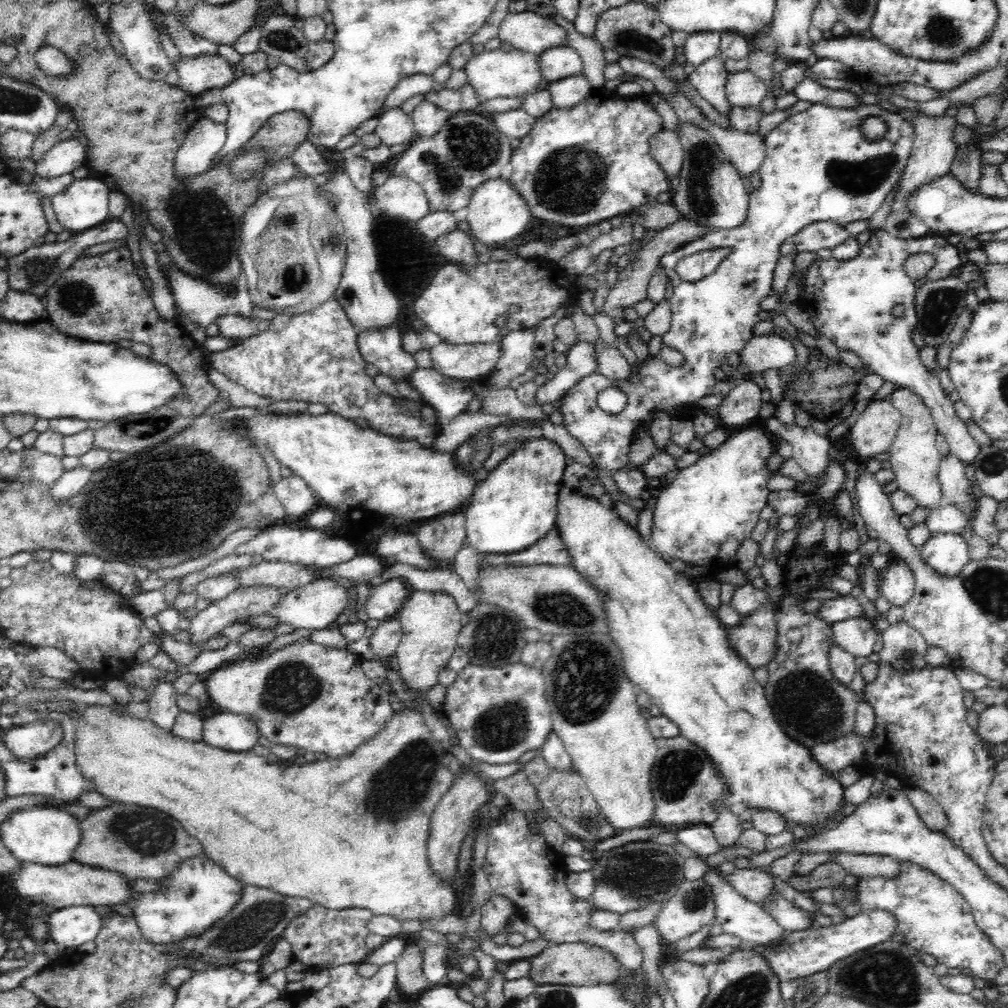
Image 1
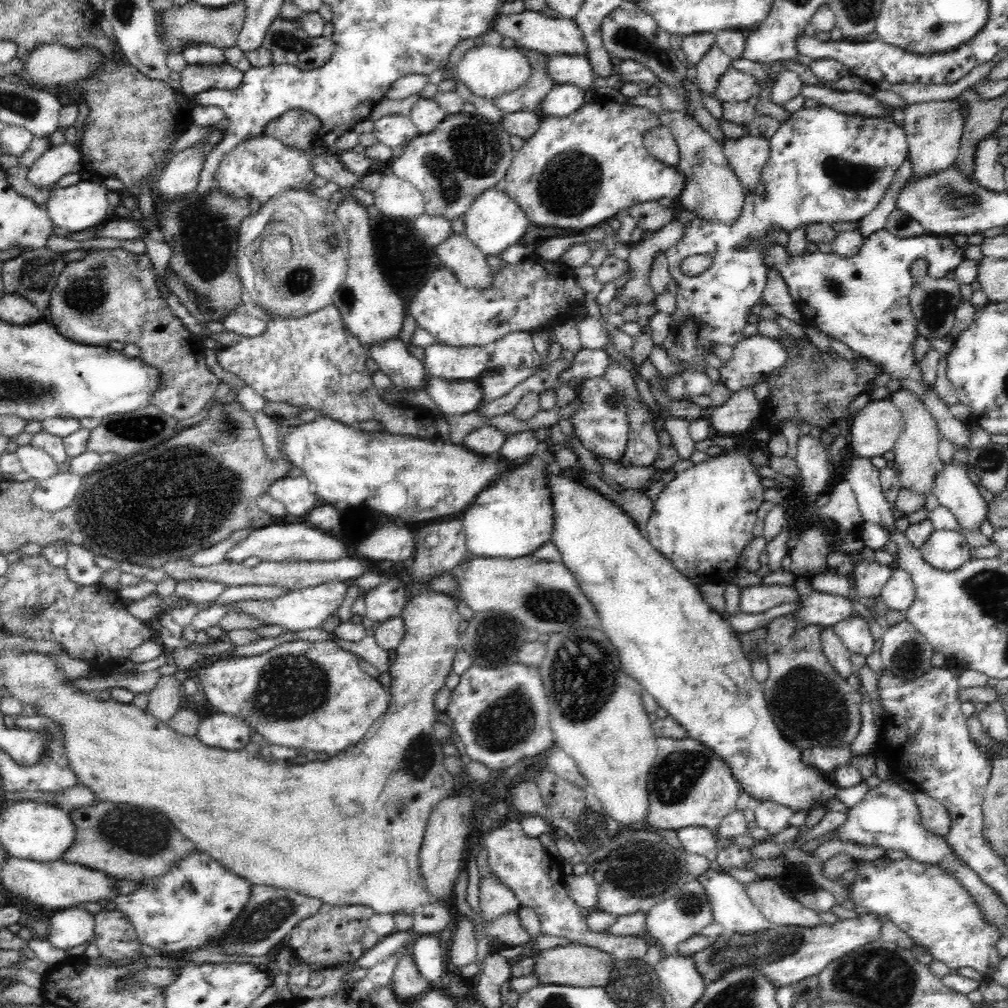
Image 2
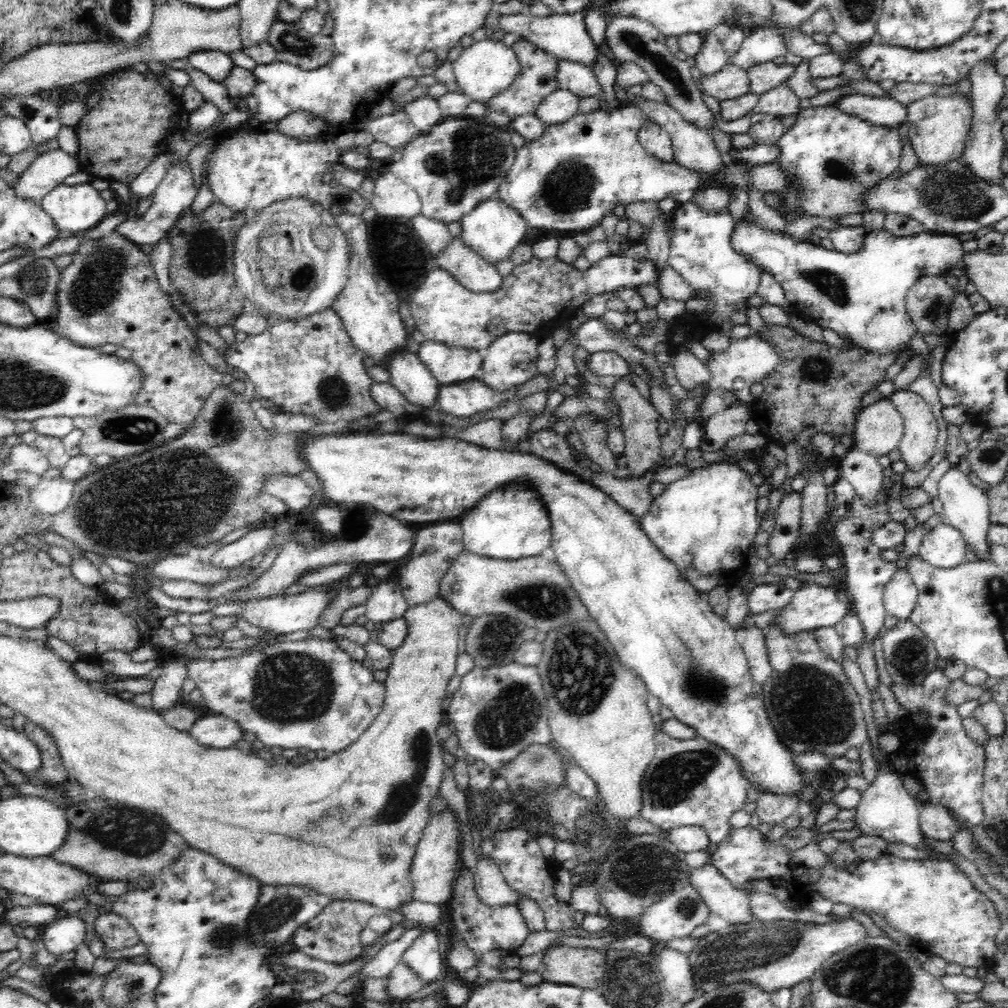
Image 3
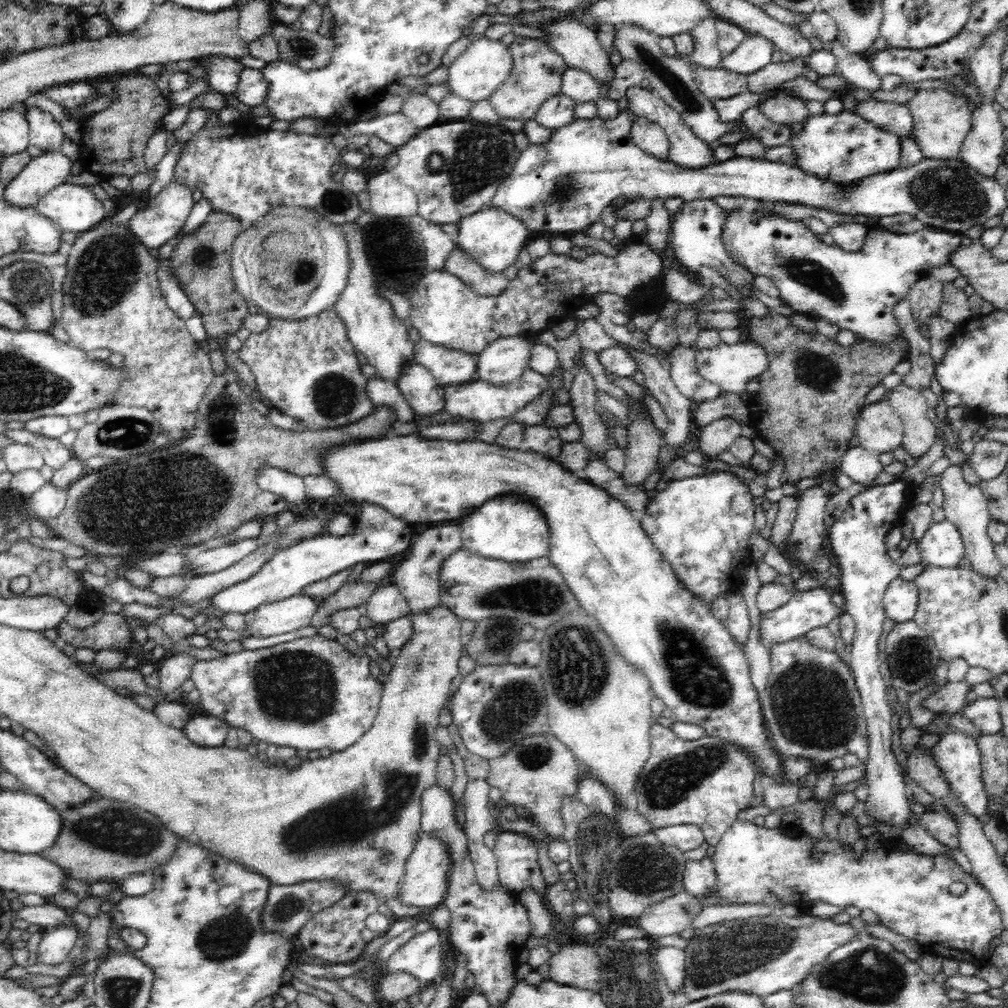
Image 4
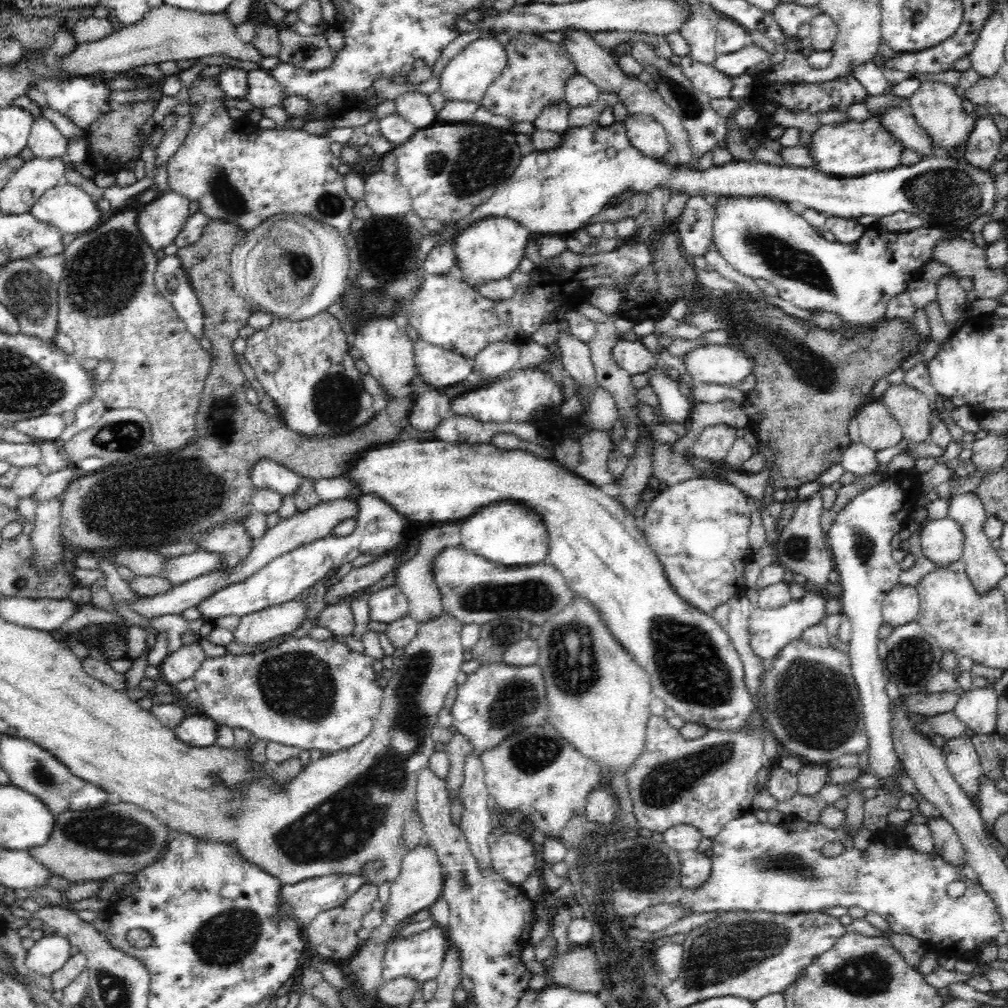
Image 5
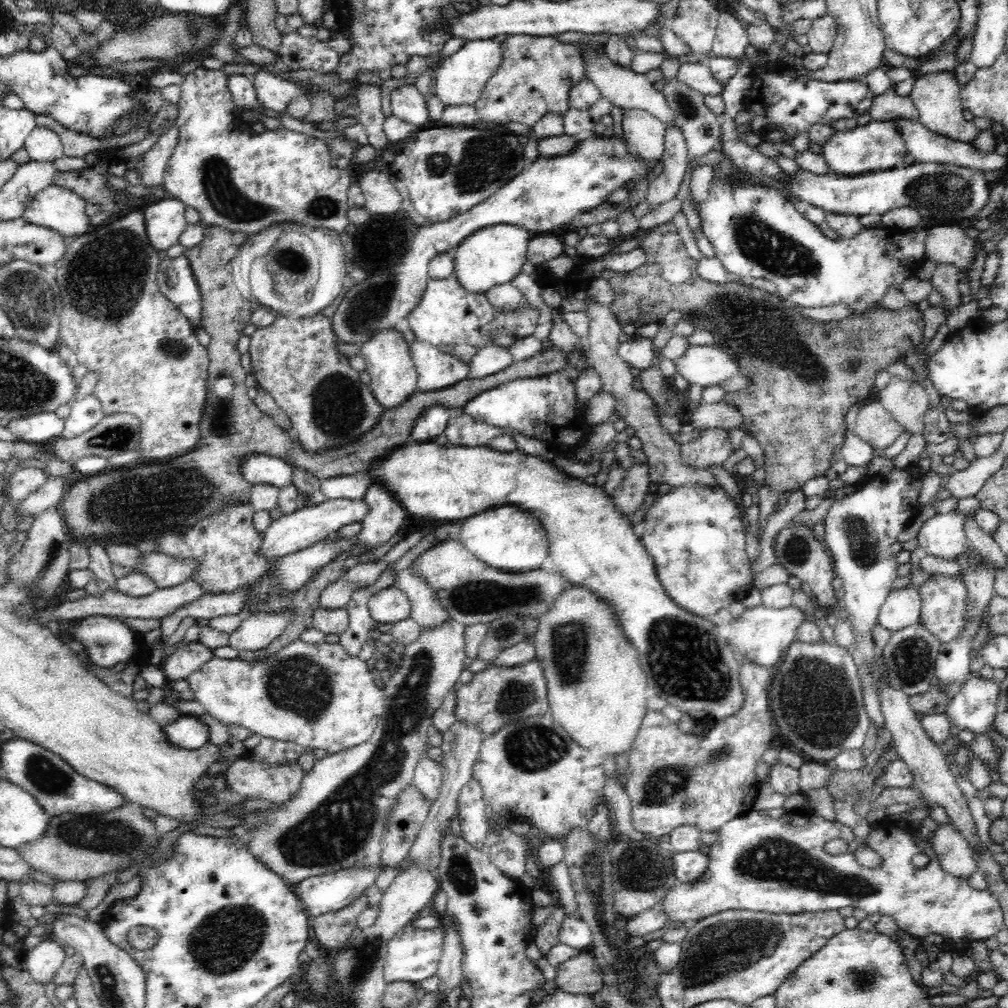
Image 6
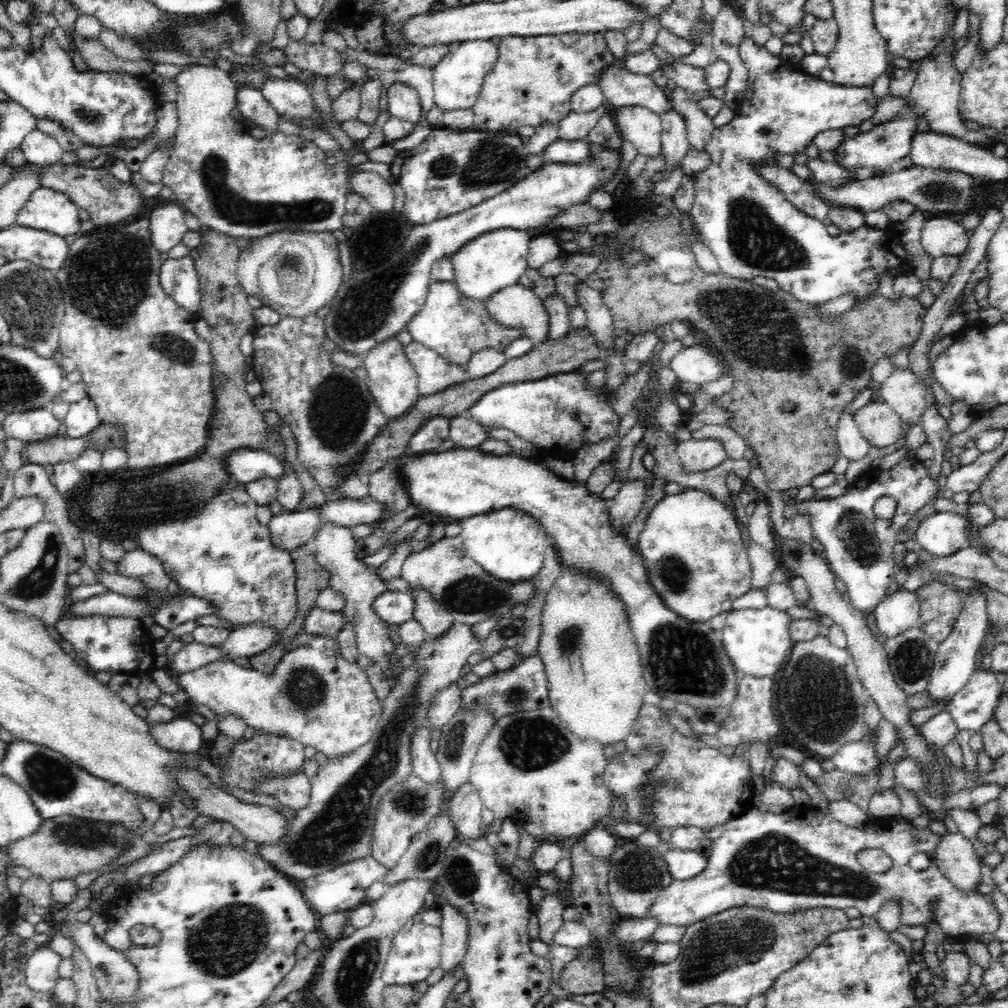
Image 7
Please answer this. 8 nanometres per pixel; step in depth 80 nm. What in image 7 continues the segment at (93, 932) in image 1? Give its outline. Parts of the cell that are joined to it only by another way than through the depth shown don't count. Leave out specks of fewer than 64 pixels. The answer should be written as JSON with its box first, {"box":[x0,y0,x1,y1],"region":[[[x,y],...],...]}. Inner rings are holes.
{"box":[25,943,62,994],"region":[[[48,943],[38,947],[25,966],[26,983],[30,985],[30,989],[50,994],[59,978],[57,970],[62,959]]]}

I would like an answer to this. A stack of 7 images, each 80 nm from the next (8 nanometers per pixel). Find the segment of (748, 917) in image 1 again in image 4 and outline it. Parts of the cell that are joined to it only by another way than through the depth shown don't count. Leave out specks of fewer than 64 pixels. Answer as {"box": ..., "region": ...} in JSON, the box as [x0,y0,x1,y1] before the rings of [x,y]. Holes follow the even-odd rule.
{"box":[683,857,716,898],"region":[[[710,857],[702,858],[694,862],[687,861],[683,874],[683,885],[688,893],[702,898],[710,896],[710,892],[716,890],[716,871]]]}

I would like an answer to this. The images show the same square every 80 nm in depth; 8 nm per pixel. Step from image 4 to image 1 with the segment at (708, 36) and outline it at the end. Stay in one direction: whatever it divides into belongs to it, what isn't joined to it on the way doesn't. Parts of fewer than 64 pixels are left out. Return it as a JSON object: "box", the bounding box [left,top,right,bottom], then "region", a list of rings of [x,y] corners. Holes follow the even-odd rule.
{"box":[688,52,732,117],"region":[[[722,52],[714,54],[713,58],[696,67],[696,70],[688,75],[688,80],[714,109],[722,116],[729,117],[732,107],[726,95],[729,73],[724,69],[724,57]]]}

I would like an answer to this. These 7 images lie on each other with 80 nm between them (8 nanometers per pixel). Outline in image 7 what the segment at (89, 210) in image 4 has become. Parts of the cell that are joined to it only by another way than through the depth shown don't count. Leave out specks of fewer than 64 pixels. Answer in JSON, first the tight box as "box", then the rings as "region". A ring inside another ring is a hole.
{"box":[16,186,79,237],"region":[[[41,186],[32,192],[19,211],[16,223],[61,237],[70,236],[79,232],[78,212],[76,204],[66,194]]]}

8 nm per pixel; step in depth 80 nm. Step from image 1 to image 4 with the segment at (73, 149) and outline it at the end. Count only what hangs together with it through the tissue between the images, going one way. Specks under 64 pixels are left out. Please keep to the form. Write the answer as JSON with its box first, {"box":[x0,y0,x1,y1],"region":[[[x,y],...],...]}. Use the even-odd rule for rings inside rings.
{"box":[4,151,72,208],"region":[[[62,151],[43,152],[4,186],[5,202],[17,208],[35,207],[53,188],[67,182],[72,163]]]}

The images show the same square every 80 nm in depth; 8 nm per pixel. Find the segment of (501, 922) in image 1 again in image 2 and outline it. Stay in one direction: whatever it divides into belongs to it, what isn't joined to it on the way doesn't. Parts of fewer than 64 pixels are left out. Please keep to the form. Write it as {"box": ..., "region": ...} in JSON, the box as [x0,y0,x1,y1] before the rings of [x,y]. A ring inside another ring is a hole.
{"box":[479,872,521,922],"region":[[[490,872],[479,882],[479,907],[486,922],[496,920],[506,912],[516,912],[521,904],[516,895]]]}

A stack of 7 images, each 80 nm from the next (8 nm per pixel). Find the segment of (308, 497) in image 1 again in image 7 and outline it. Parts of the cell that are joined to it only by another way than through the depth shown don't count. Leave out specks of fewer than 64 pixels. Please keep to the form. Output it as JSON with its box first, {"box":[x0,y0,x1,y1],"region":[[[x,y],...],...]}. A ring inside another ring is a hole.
{"box":[226,448,286,485],"region":[[[251,448],[232,450],[226,456],[226,469],[234,481],[245,485],[260,478],[273,478],[278,481],[286,472],[284,463],[280,463],[268,451]]]}

